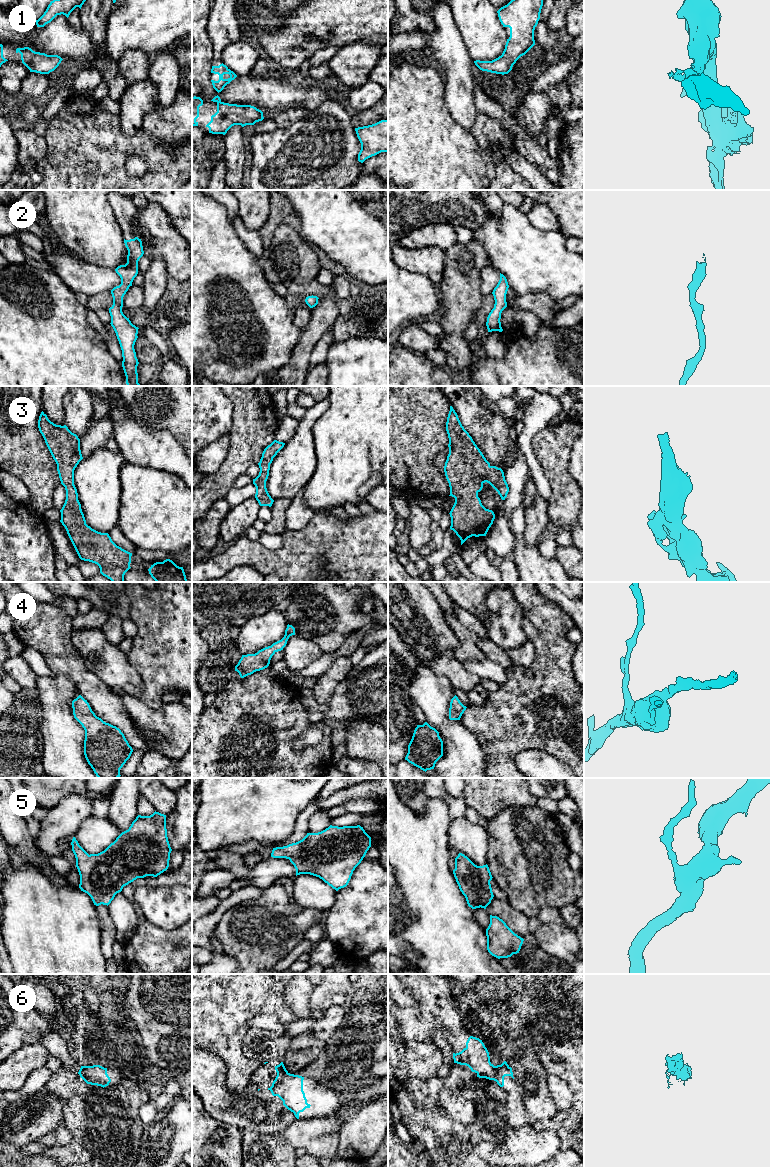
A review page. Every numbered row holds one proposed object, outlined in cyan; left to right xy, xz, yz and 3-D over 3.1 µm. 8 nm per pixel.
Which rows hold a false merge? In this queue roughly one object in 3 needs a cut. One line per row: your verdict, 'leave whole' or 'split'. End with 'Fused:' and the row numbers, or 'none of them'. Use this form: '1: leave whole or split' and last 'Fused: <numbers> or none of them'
1: leave whole
2: leave whole
3: leave whole
4: leave whole
5: leave whole
6: split
Fused: 6

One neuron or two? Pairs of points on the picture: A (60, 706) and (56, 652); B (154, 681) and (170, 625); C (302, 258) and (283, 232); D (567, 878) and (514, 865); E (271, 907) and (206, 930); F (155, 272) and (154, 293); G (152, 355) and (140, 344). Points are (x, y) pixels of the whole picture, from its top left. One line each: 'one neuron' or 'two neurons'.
A: two neurons
B: one neuron
C: one neuron
D: one neuron
E: two neurons
F: one neuron
G: one neuron

